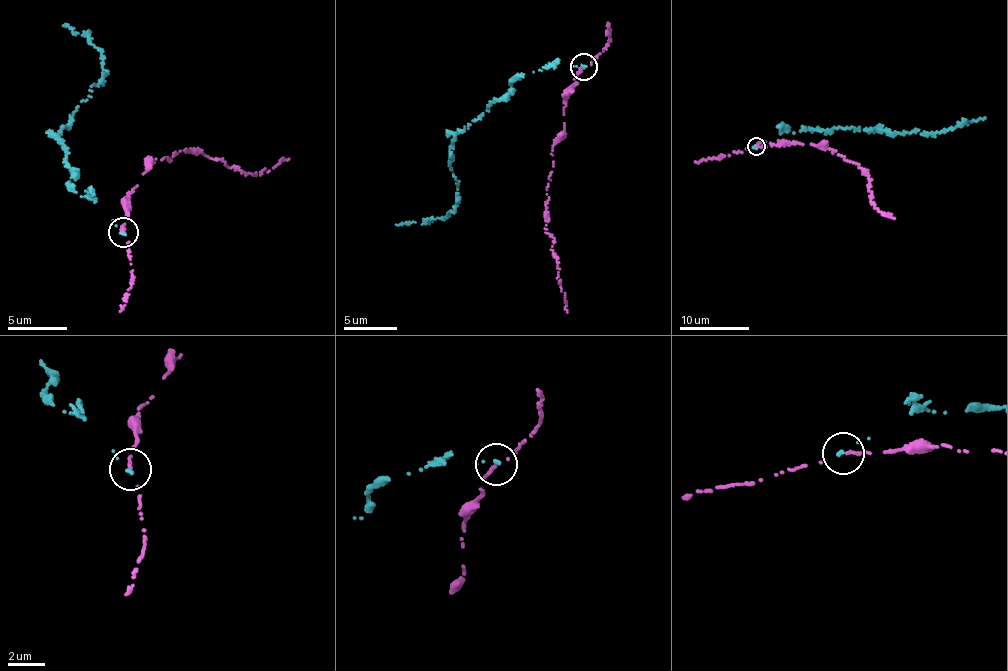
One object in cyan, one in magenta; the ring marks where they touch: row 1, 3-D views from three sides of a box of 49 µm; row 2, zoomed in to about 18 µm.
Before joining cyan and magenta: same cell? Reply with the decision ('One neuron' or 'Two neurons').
Two neurons

